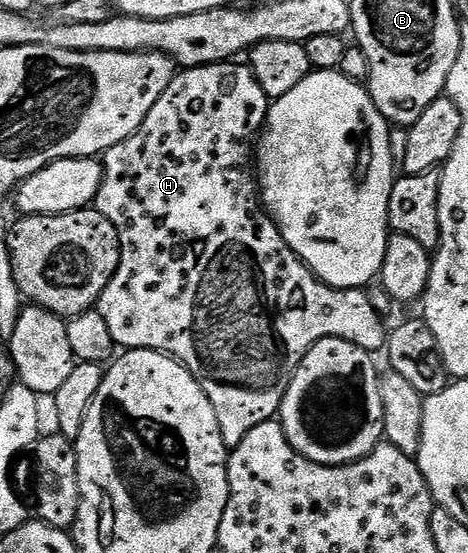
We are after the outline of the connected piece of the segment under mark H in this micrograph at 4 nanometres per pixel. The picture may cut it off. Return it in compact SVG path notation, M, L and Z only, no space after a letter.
M222 63L219 65L195 65L185 67L174 76L159 103L151 107L147 119L123 143L111 147L103 154L105 174L97 192L96 209L115 227L121 244L119 267L110 279L109 285L96 303L96 310L107 322L111 330L114 346L122 350L154 349L156 353L165 353L181 362L192 377L203 387L211 407L215 407L215 419L219 419L219 431L223 435L226 450L232 451L259 423L274 420L280 414L281 404L287 395L287 387L307 351L315 343L328 337L338 337L355 343L361 349L370 351L384 350L387 345L386 318L373 306L369 293L365 289L336 289L323 283L291 251L277 229L277 222L267 212L259 200L259 185L255 180L255 138L269 116L271 98L265 94L263 87L255 79L252 69L245 63Z

